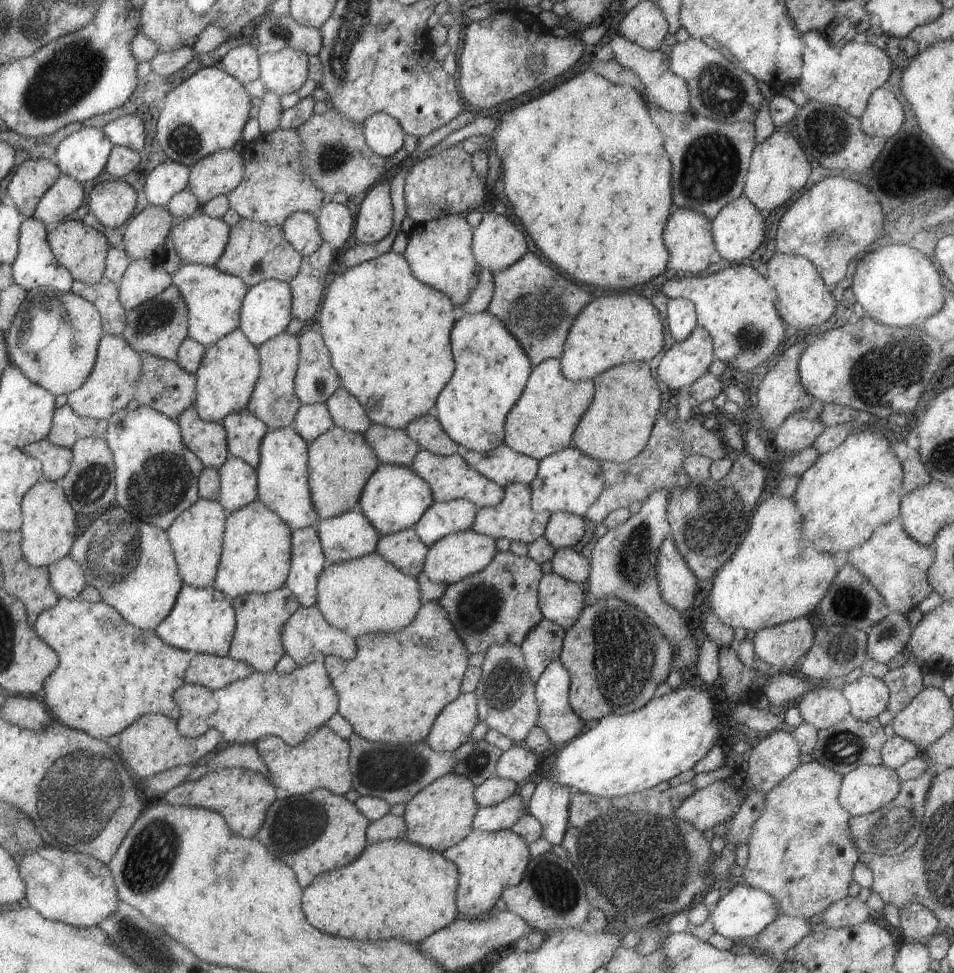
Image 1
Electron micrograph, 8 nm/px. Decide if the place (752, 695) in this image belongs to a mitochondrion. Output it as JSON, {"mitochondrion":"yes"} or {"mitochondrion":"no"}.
{"mitochondrion":"no"}

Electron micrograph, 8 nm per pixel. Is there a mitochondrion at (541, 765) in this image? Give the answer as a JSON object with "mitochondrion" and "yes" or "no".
{"mitochondrion":"no"}

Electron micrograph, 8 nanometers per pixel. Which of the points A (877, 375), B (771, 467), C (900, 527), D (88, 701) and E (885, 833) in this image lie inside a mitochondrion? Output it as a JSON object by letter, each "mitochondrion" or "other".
{"A":"mitochondrion","B":"other","C":"other","D":"other","E":"mitochondrion"}

